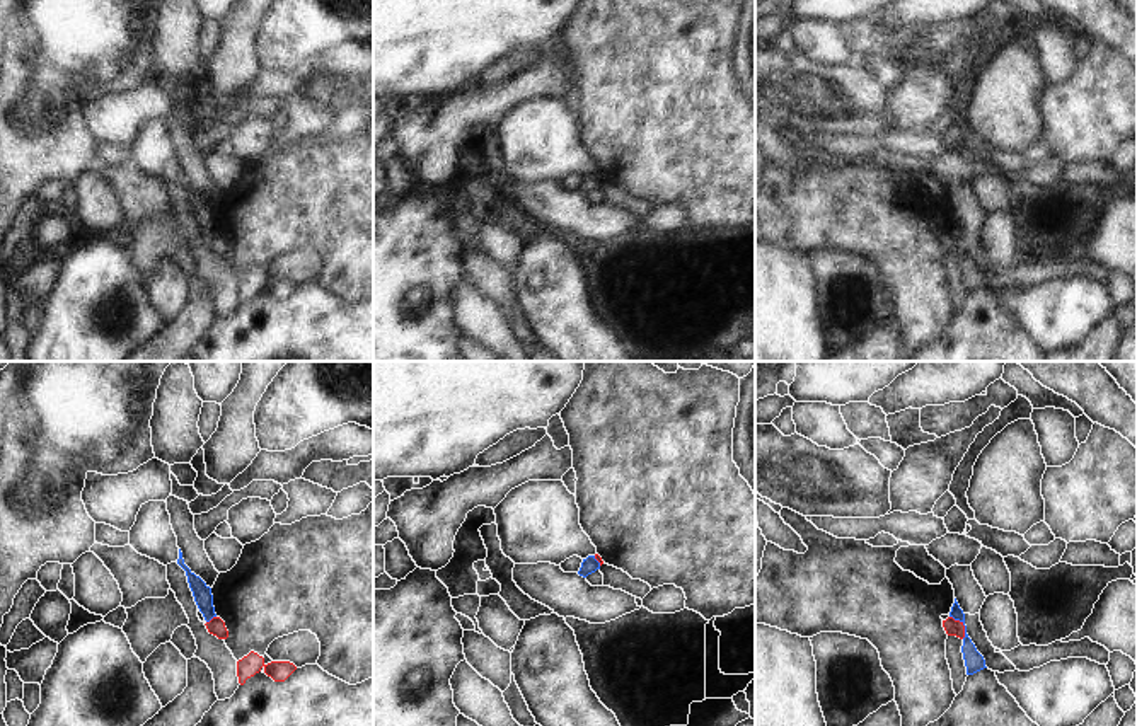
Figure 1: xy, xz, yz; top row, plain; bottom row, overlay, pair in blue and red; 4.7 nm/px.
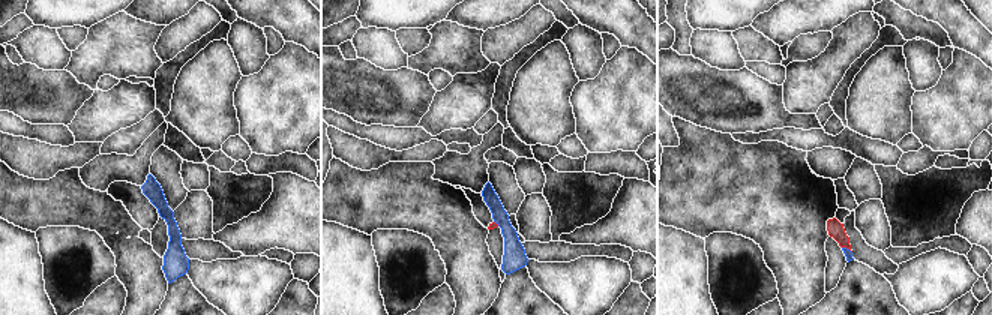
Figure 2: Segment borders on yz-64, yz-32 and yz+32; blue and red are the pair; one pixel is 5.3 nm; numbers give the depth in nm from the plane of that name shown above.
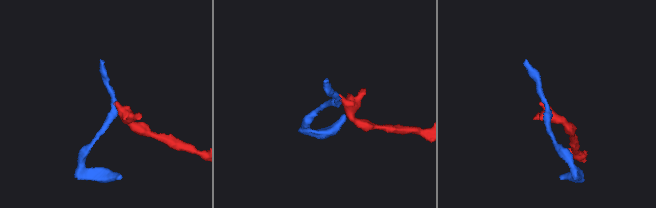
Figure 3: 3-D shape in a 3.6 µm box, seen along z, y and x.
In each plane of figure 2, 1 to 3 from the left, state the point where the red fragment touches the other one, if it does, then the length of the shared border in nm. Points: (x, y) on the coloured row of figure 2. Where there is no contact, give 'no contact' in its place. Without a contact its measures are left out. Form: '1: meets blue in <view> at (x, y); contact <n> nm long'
1: no contact
2: meets blue in yz-32 at (497, 222); contact 40 nm long
3: meets blue in yz+32 at (845, 248); contact 70 nm long

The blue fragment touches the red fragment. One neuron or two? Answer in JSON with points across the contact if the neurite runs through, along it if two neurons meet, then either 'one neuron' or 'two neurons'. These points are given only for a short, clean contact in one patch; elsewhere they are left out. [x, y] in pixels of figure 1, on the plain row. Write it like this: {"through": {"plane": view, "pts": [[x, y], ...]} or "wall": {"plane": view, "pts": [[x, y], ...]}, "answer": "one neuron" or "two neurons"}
{"wall": {"plane": "yz", "pts": [[950, 234], [963, 244], [963, 256]]}, "answer": "two neurons"}

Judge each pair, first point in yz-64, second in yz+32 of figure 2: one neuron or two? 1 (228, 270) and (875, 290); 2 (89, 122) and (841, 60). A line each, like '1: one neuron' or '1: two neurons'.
1: two neurons
2: one neuron

